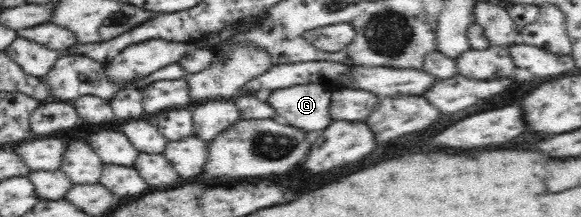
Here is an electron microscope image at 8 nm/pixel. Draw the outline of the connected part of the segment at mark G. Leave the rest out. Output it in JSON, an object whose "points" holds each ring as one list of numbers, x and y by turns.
{"points":[[317,83,279,89,266,102,275,109,278,120,303,131,325,129,334,120,329,113,331,93]]}

